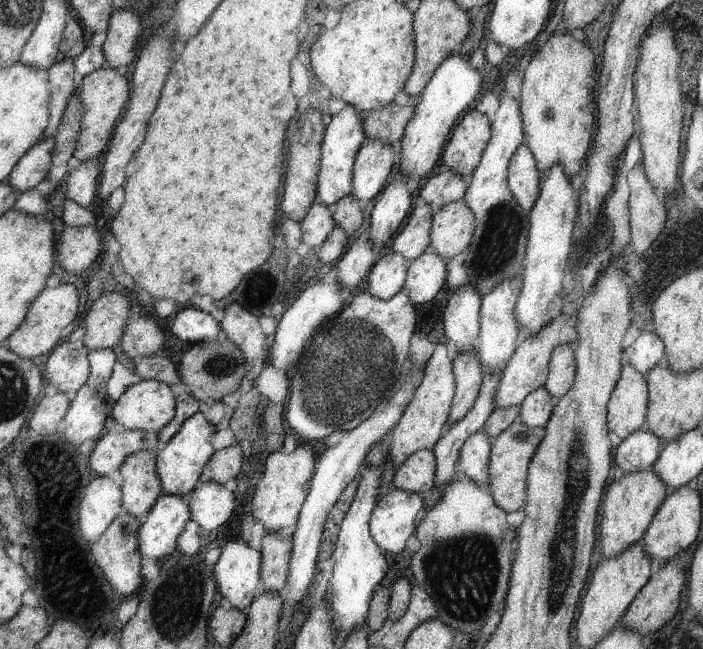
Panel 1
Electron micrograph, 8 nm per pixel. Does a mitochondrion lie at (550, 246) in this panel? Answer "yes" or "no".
no

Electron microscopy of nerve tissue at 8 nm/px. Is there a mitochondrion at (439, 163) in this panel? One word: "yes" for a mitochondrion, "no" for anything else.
no

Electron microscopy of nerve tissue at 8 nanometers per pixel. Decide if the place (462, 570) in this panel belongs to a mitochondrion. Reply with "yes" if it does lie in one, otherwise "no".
yes

